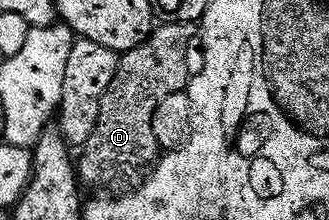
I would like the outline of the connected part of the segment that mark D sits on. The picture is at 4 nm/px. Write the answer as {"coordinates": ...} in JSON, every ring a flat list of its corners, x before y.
{"coordinates":[[183,20,164,23,158,23,146,40,139,42,139,46,120,53,115,78,111,78,111,86,107,86,99,102,95,130,91,130,91,138,80,145,81,157,78,155,75,160,77,179,82,185,99,183,101,171,112,164,148,165,158,159,151,114,155,114,155,106,159,106,167,94,186,91,191,75,189,39,195,36,192,23]]}

